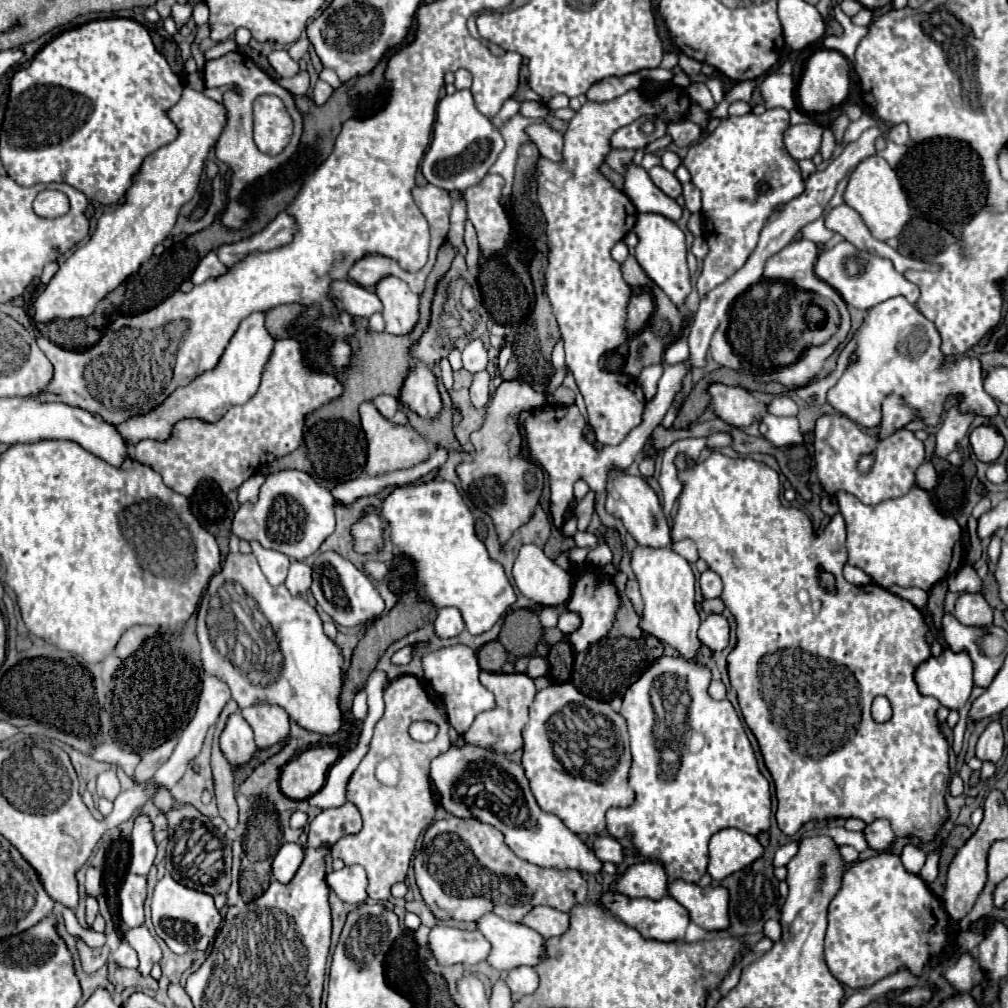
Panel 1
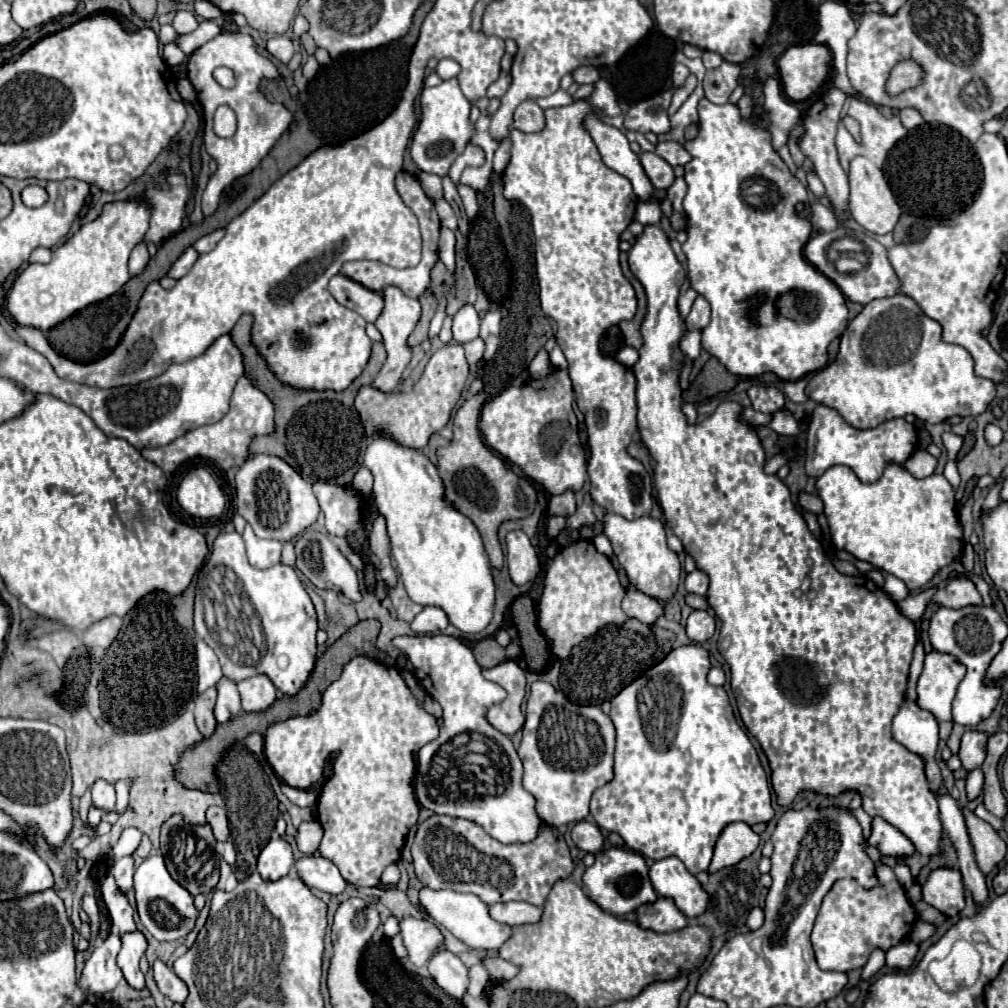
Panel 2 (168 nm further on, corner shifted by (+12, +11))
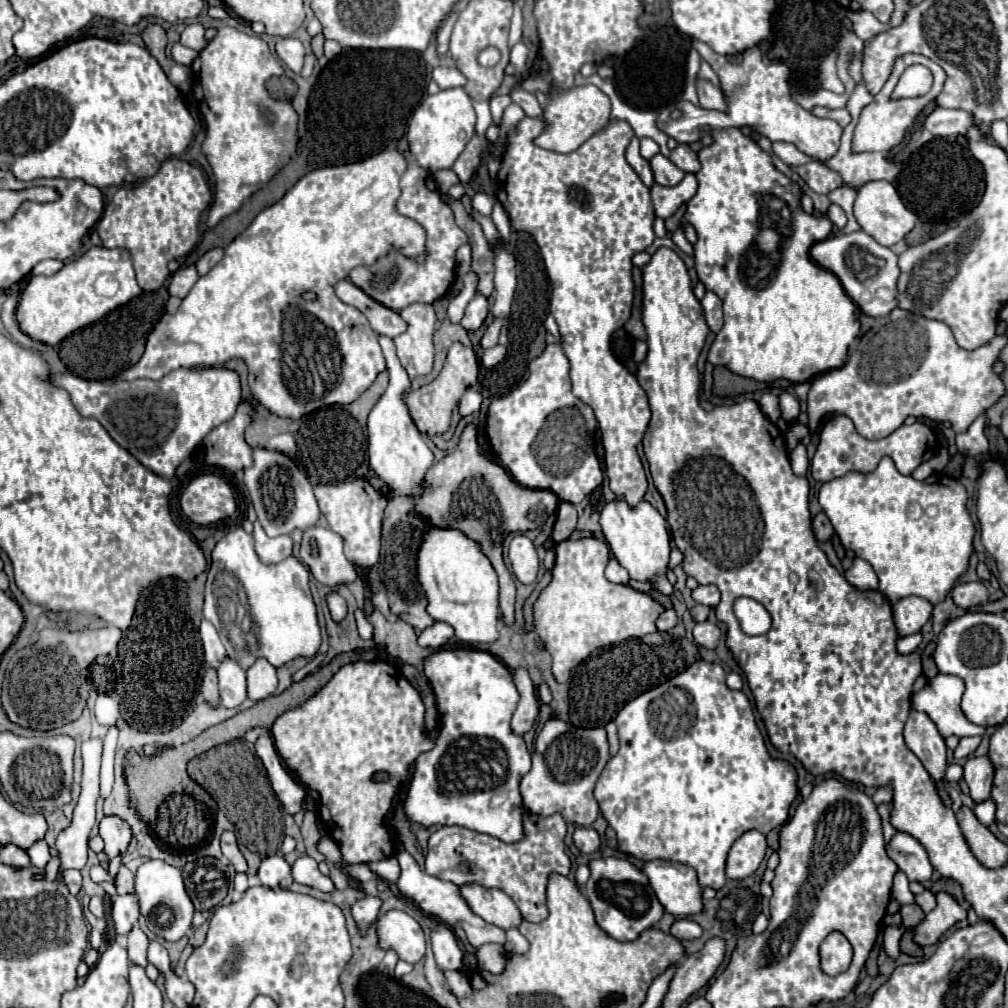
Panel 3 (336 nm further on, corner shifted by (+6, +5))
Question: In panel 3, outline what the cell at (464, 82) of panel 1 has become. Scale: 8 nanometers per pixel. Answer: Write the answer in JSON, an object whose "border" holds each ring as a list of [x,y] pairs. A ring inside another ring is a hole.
{"border":[[[436,66],[434,72],[432,72],[432,78],[436,80],[436,84],[442,90],[466,84],[466,76],[458,68],[454,68],[454,66]]]}

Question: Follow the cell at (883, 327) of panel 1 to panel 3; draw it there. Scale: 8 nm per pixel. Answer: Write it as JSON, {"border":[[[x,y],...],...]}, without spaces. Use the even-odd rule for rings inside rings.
{"border":[[[894,308],[860,338],[856,352],[840,370],[824,372],[812,380],[812,388],[808,392],[808,428],[814,432],[826,414],[844,414],[854,422],[860,436],[876,440],[892,434],[904,424],[908,416],[924,416],[934,422],[950,422],[956,432],[964,432],[982,412],[986,412],[1006,394],[1000,376],[992,372],[992,364],[1004,344],[1006,334],[996,336],[990,346],[982,346],[978,350],[962,350],[956,344],[952,330],[944,322],[928,320],[908,310]]]}

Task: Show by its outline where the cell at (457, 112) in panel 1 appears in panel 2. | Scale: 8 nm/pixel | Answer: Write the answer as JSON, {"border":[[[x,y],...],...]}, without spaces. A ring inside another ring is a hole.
{"border":[[[446,80],[434,88],[422,88],[420,92],[420,122],[412,134],[410,154],[420,170],[444,176],[448,174],[450,164],[464,152],[466,142],[472,136],[470,124],[470,102],[462,94],[458,80]]]}

